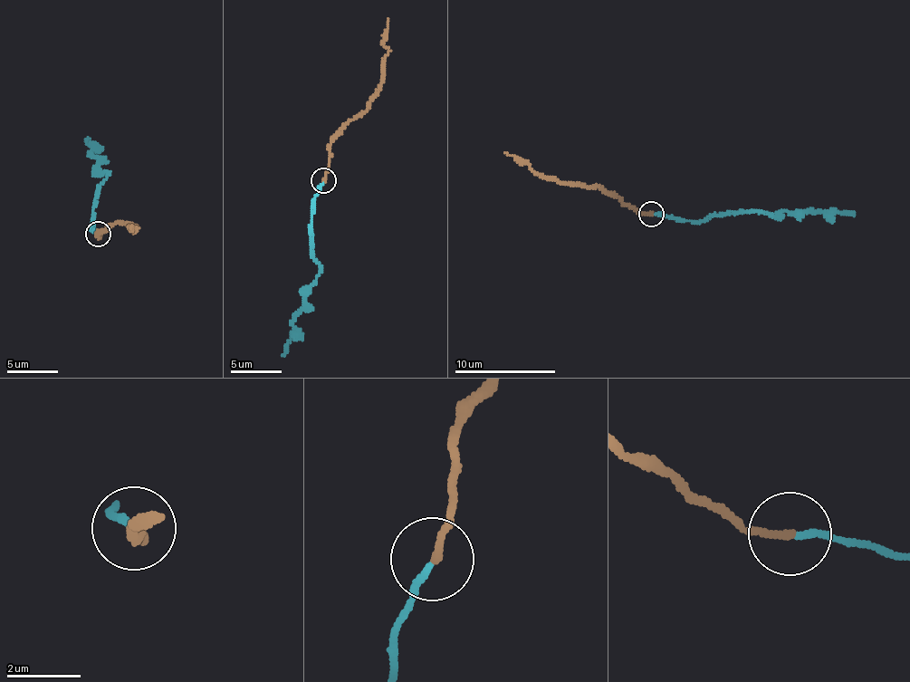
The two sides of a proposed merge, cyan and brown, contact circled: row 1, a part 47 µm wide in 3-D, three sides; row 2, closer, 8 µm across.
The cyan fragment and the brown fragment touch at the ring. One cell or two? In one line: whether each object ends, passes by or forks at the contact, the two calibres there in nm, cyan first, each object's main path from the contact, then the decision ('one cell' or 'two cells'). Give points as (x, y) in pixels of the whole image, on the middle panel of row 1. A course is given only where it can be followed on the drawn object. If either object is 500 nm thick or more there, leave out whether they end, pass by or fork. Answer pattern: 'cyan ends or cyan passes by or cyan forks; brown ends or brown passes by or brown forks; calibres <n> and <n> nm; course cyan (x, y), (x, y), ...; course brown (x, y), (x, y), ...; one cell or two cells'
cyan ends; brown ends; calibres 170 and 190 nm; course cyan (323, 182), (310, 235), (320, 272), (303, 292), (303, 310), (282, 355); course brown (323, 179), (329, 164), (330, 145), (359, 117), (381, 81), (382, 62), (387, 52), (384, 44), (387, 19); two cells

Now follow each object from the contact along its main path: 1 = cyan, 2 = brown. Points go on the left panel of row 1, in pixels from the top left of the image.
1: (98, 233), (92, 232), (93, 205), (108, 171), (95, 167), (99, 157), (90, 152), (93, 142), (85, 141)
2: (97, 234), (100, 237), (98, 234), (120, 223), (136, 227), (133, 233), (137, 230), (130, 227)

